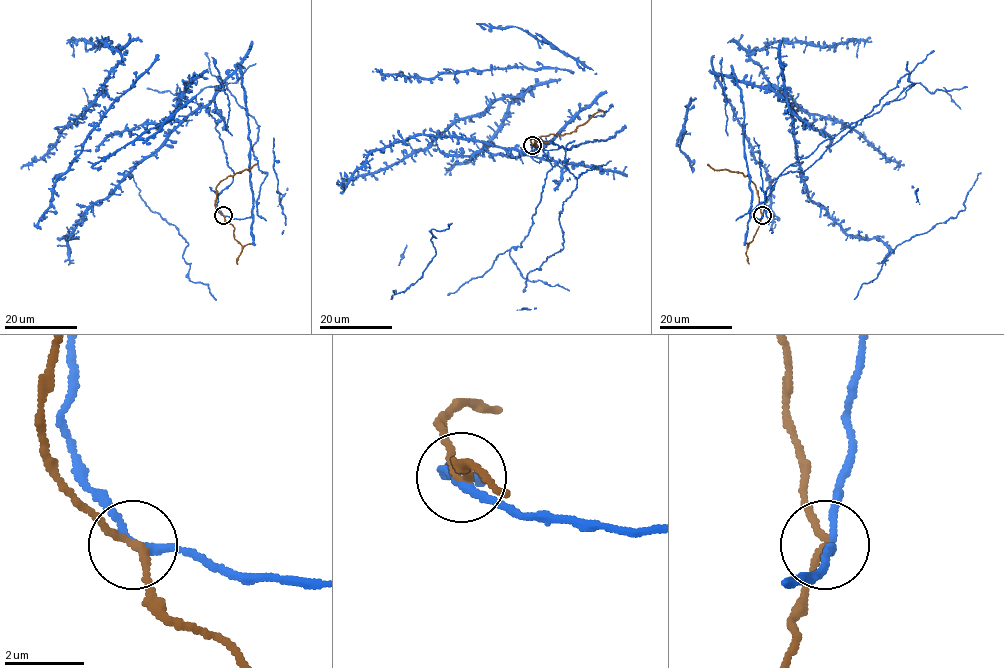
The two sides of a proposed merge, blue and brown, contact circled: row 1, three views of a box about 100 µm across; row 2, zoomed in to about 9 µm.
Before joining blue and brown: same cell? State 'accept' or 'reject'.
accept

